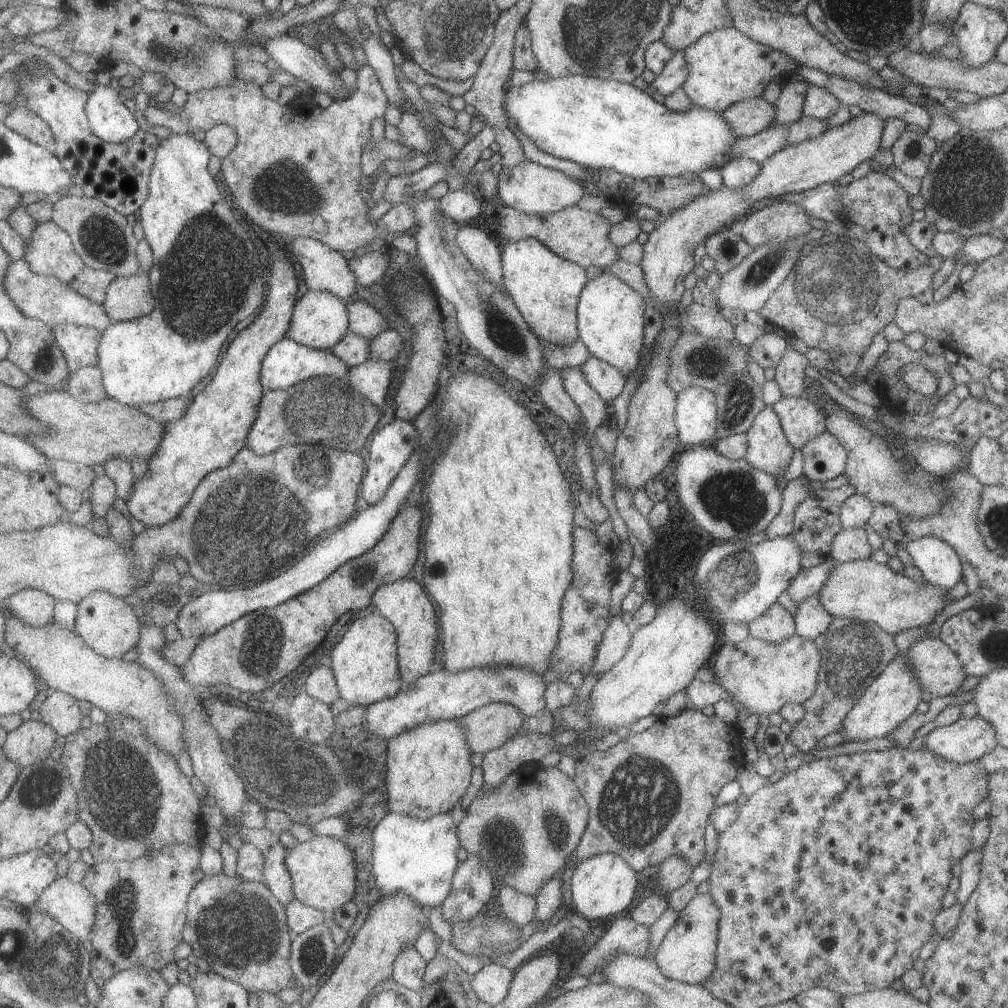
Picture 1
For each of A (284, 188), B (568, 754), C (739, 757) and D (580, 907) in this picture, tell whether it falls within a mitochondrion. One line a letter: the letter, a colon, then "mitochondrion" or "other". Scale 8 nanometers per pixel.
A: mitochondrion
B: other
C: other
D: other

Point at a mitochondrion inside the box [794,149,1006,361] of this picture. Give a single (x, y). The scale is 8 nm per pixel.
(969, 189)

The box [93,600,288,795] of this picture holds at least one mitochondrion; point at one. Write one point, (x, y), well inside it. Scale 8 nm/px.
(262, 639)

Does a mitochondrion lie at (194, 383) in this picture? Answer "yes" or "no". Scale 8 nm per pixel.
no

